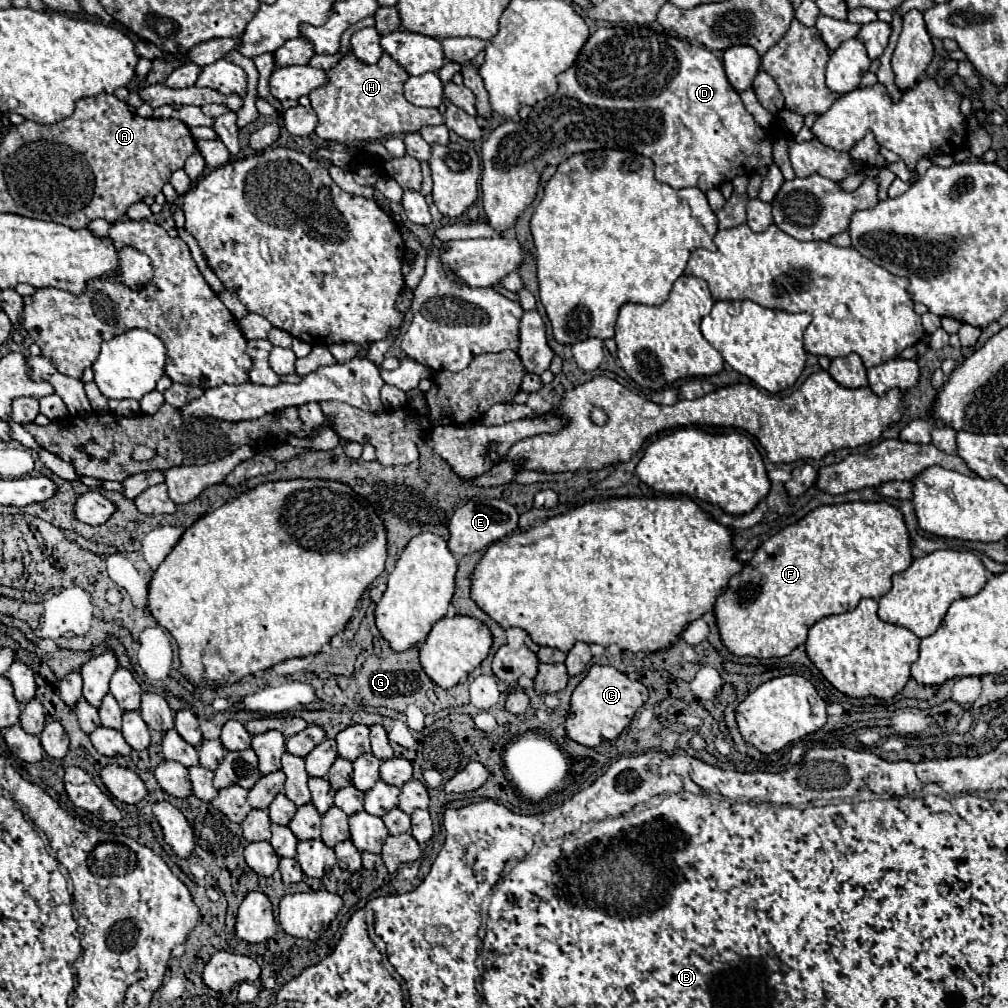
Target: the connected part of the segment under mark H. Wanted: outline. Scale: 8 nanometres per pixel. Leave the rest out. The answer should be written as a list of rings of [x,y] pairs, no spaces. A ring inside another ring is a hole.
[[[351,50],[345,58],[327,72],[329,84],[309,94],[311,106],[319,116],[315,134],[331,142],[355,142],[355,140],[381,140],[387,134],[409,134],[419,132],[421,126],[443,124],[443,116],[435,108],[419,108],[405,100],[403,84],[407,72],[383,54],[377,64],[361,62]]]

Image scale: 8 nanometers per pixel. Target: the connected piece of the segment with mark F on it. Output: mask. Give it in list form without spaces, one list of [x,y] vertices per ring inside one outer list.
[[[845,502],[845,504],[823,504],[819,508],[815,508],[813,512],[809,512],[803,520],[787,526],[785,530],[781,530],[779,534],[771,536],[769,540],[765,540],[757,554],[745,564],[745,568],[735,574],[729,582],[729,588],[725,594],[721,594],[717,598],[717,604],[715,604],[715,618],[717,618],[717,626],[719,626],[719,632],[721,632],[721,640],[723,644],[737,656],[755,656],[755,658],[781,658],[781,656],[787,656],[791,654],[799,644],[805,644],[807,640],[807,632],[809,628],[819,622],[821,618],[827,618],[827,616],[833,616],[833,614],[841,614],[841,612],[847,612],[847,610],[853,610],[863,598],[881,598],[889,592],[889,586],[891,586],[891,576],[897,574],[897,572],[903,572],[911,566],[913,562],[913,556],[911,556],[911,538],[909,538],[909,530],[905,526],[905,520],[903,520],[903,514],[897,506],[891,506],[887,502]]]

